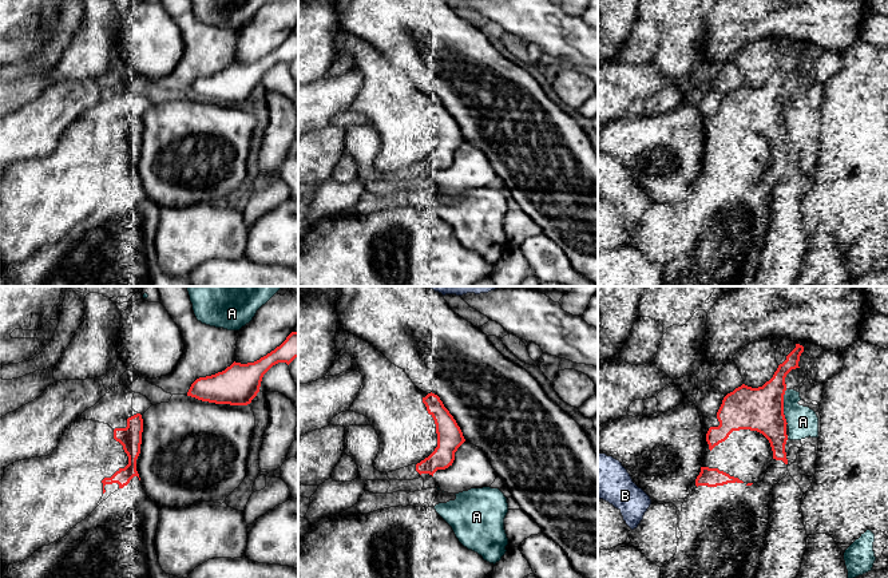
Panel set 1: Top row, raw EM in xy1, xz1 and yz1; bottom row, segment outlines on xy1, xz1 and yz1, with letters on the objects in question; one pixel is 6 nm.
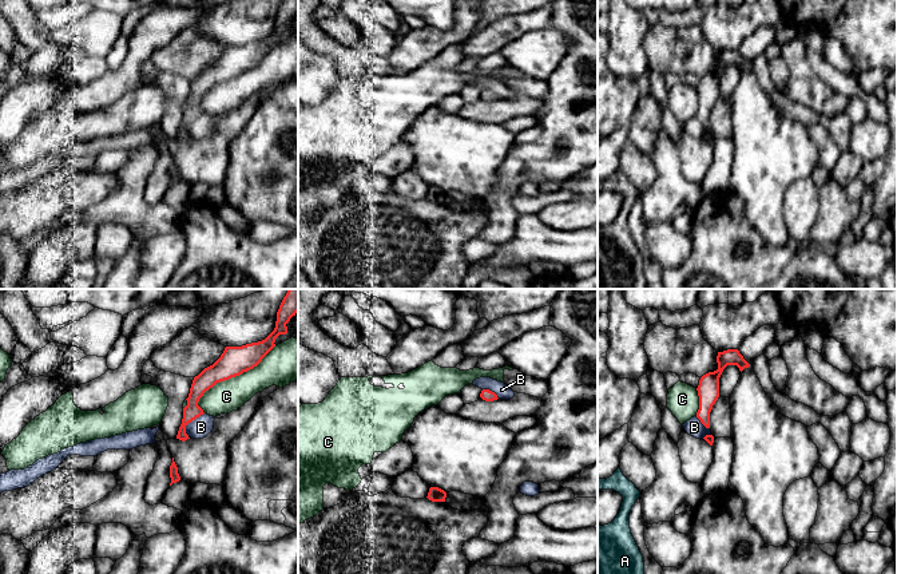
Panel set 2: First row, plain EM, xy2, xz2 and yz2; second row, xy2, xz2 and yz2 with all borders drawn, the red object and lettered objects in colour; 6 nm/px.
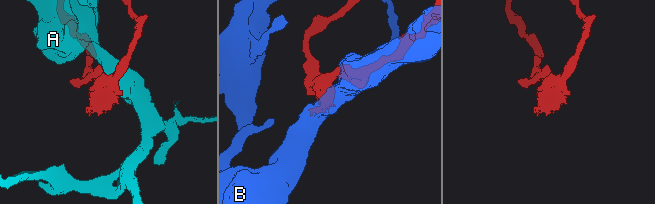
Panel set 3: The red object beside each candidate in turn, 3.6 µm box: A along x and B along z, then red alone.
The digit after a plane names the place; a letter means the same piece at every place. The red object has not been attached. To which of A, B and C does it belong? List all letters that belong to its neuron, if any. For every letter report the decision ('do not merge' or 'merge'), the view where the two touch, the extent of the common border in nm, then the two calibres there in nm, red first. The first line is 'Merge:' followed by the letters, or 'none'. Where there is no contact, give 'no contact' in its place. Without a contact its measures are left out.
Merge: none
A: do not merge; contact in yz1; length 200 nm; calibres 260 and 190 nm
B: do not merge; contact in xy2; length 180 nm; calibres 110 and 120 nm
C: do not merge; contact in xy2; length 600 nm; calibres 170 and 190 nm

